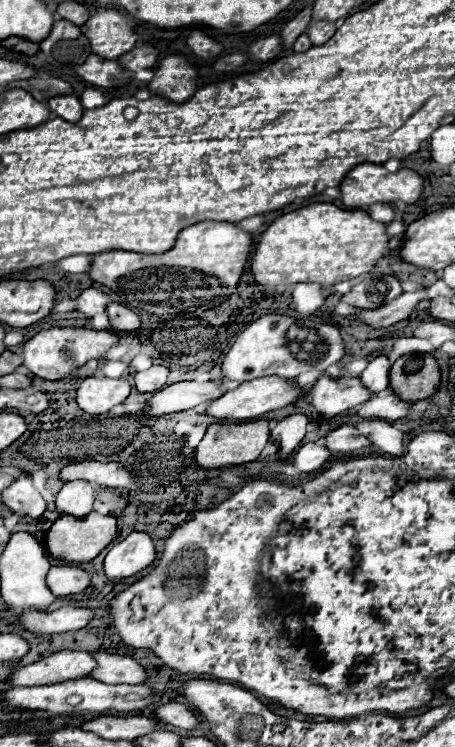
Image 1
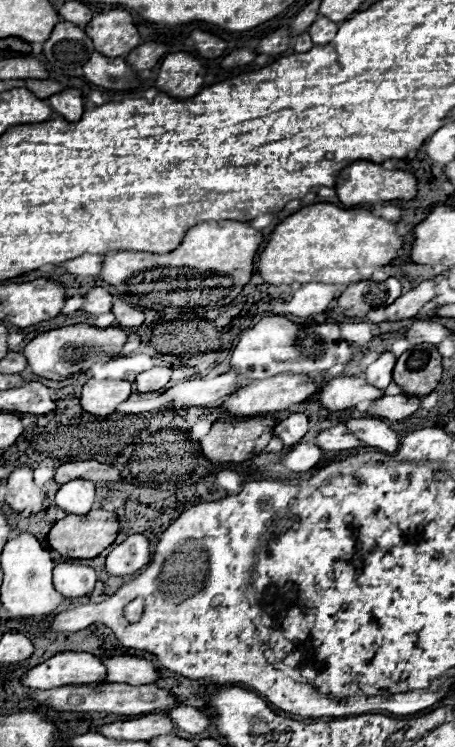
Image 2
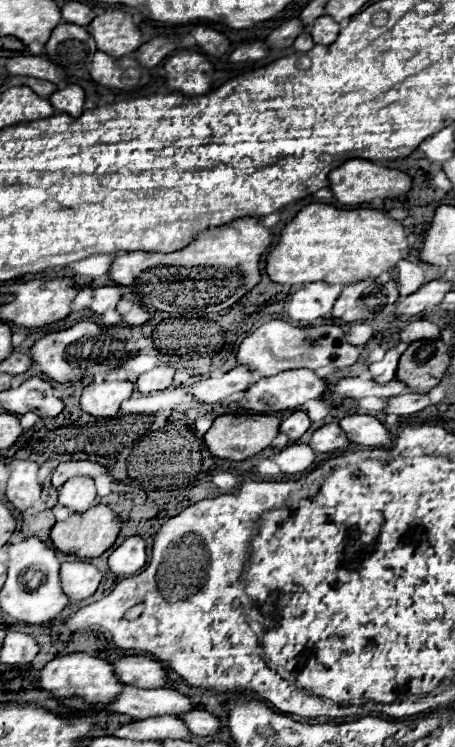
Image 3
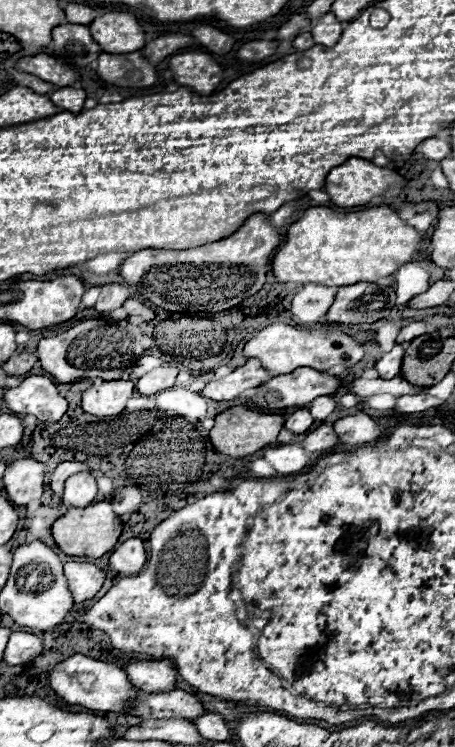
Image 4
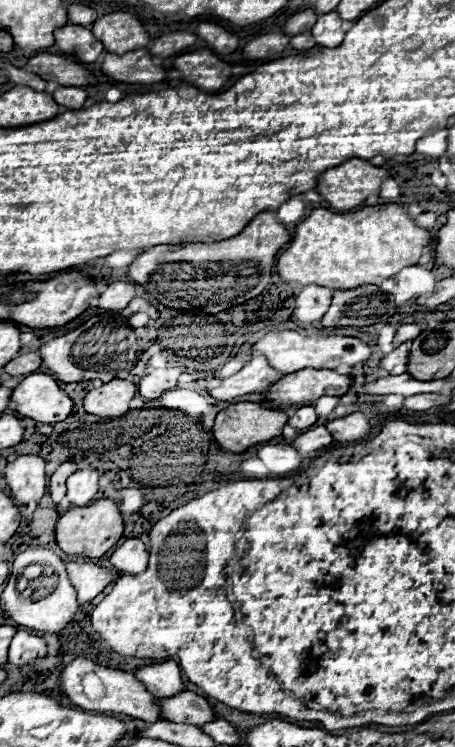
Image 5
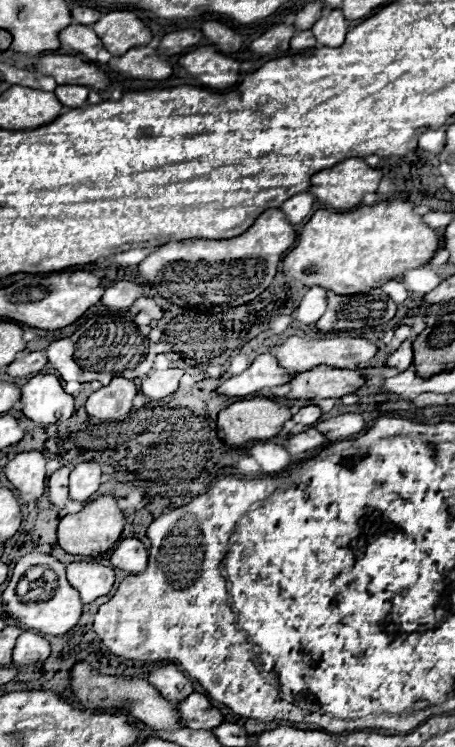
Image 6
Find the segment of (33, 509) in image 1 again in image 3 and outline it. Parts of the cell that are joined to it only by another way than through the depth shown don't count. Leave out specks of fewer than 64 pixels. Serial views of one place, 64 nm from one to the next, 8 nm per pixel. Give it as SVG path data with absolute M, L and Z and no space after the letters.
M16 460L10 464L12 472L8 478L6 498L8 502L24 512L26 508L32 508L40 500L40 484L38 484L38 464L28 460Z

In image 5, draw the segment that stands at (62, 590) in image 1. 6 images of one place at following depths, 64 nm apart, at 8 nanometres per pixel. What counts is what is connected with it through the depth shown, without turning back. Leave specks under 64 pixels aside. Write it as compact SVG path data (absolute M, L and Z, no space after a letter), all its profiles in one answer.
M68 562L66 572L68 572L68 578L70 578L72 586L78 592L80 604L94 600L112 582L110 570L106 570L102 566L96 566L96 564Z

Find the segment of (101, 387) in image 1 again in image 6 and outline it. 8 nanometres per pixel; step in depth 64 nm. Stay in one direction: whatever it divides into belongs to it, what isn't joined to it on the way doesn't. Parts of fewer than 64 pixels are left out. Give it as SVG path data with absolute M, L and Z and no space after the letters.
M112 378L108 386L92 392L86 400L86 412L100 420L124 420L132 410L136 386L126 378Z

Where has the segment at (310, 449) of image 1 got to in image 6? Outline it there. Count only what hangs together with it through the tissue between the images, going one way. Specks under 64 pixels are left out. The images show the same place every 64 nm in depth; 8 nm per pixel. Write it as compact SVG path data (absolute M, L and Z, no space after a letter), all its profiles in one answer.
M256 442L248 454L252 458L258 460L258 464L262 466L264 472L282 472L286 470L294 460L290 456L290 452L284 448L284 446L278 446L278 444L266 444L266 442Z

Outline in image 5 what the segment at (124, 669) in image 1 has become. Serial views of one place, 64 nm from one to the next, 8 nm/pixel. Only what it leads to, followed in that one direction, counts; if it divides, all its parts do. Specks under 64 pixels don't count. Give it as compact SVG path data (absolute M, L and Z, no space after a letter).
M166 660L162 664L140 666L138 670L134 670L134 676L156 698L168 698L168 696L174 696L184 690L184 684L180 678L180 668L174 660Z

